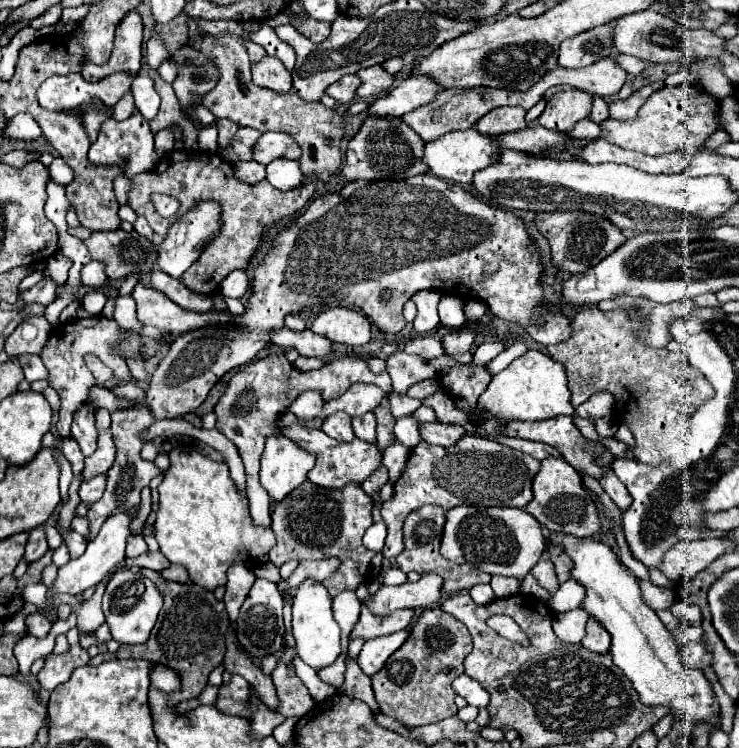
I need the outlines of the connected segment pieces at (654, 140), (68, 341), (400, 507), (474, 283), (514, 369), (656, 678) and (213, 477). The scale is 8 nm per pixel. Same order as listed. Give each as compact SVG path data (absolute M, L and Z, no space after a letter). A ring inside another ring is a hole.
M684 83L678 87L662 87L660 91L654 91L646 99L646 103L640 107L638 115L630 121L616 121L616 119L604 119L600 123L602 139L608 143L618 143L618 147L632 149L644 155L664 155L672 151L686 151L692 147L700 147L706 143L706 139L718 129L716 125L716 109L718 99L710 97L706 91L702 91L696 85Z
M90 317L90 319L76 319L70 323L62 323L56 329L52 329L52 335L48 337L48 343L44 345L44 351L40 353L46 369L48 369L48 385L54 387L60 395L62 407L60 407L60 421L56 425L56 433L60 437L70 437L70 423L72 423L72 415L86 403L88 393L92 387L100 385L106 387L110 385L116 387L120 383L130 383L132 375L128 365L124 363L124 359L116 357L116 351L112 345L116 345L116 323L112 319L106 317ZM86 353L94 353L103 363L112 369L112 379L108 383L96 383L94 375L88 371L88 367L84 365L84 355Z
M464 435L450 449L434 447L420 441L412 449L412 455L406 463L406 471L394 485L394 497L382 503L382 519L388 525L388 537L382 551L384 557L392 559L398 553L402 553L404 519L408 513L416 511L422 505L438 505L446 511L462 503L474 503L484 507L526 507L532 501L532 479L538 473L538 469L538 459L482 437ZM472 477L480 479L474 481Z
M430 173L406 181L352 181L342 191L314 199L310 209L290 223L288 229L278 233L272 253L256 269L256 279L252 283L254 293L246 305L246 313L236 317L238 329L220 331L218 327L204 327L176 337L152 375L146 403L152 409L154 419L174 419L196 411L224 373L250 363L254 355L268 345L268 333L284 327L284 317L288 313L298 313L304 307L316 305L316 299L324 303L346 301L346 305L362 309L380 331L398 333L406 327L406 319L402 317L404 303L418 291L436 289L454 293L466 301L484 301L492 315L516 323L536 343L562 343L572 335L572 321L544 297L540 285L544 263L538 247L530 241L532 237L518 215L490 207L460 185L450 185ZM384 291L390 293L390 299L386 301L382 301Z
M530 349L526 355L514 359L504 371L496 373L488 389L482 393L478 407L490 411L494 419L498 419L500 423L508 419L536 421L536 419L550 419L556 415L568 415L568 417L576 415L570 403L570 389L564 365L538 349Z
M552 535L552 541L556 545L562 545L564 551L574 561L572 577L580 581L586 587L586 599L580 605L590 617L598 619L606 631L612 635L612 647L610 653L614 657L614 663L624 671L624 675L632 681L634 689L640 695L640 701L644 705L664 705L670 711L676 713L674 719L692 719L696 723L718 723L720 719L720 705L716 701L716 695L712 691L710 681L702 675L702 671L690 671L682 663L680 647L676 645L674 637L668 633L668 629L662 625L658 615L640 599L640 587L636 577L620 563L620 559L612 553L612 549L600 541L594 539L576 539L572 535Z
M176 447L170 453L170 469L160 483L158 493L160 509L156 511L156 541L160 543L160 551L170 563L182 565L188 571L192 583L214 591L218 585L226 585L226 571L235 562L247 559L248 569L268 563L268 551L276 545L274 531L270 527L254 525L248 513L248 499L238 491L226 463L216 463L188 447Z

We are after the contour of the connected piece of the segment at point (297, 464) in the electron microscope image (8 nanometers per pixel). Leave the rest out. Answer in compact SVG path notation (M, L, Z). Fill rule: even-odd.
M270 435L262 453L260 483L272 501L284 499L292 489L306 481L316 457L302 447L296 447L286 435Z

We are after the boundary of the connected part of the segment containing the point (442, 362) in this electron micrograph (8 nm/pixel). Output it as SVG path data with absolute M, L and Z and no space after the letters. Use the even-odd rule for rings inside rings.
M396 351L394 355L388 357L386 361L386 371L392 377L394 391L404 395L408 387L422 381L422 379L436 379L436 375L446 373L446 367L450 369L456 361L448 357L438 357L438 359L424 359L418 355L408 355L402 351Z

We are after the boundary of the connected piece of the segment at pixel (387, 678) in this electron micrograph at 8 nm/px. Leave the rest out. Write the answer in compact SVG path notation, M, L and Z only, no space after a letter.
M426 609L412 627L408 641L372 675L374 695L382 713L408 729L456 715L458 707L454 703L452 681L464 673L464 659L472 649L472 637L462 621L442 609Z

